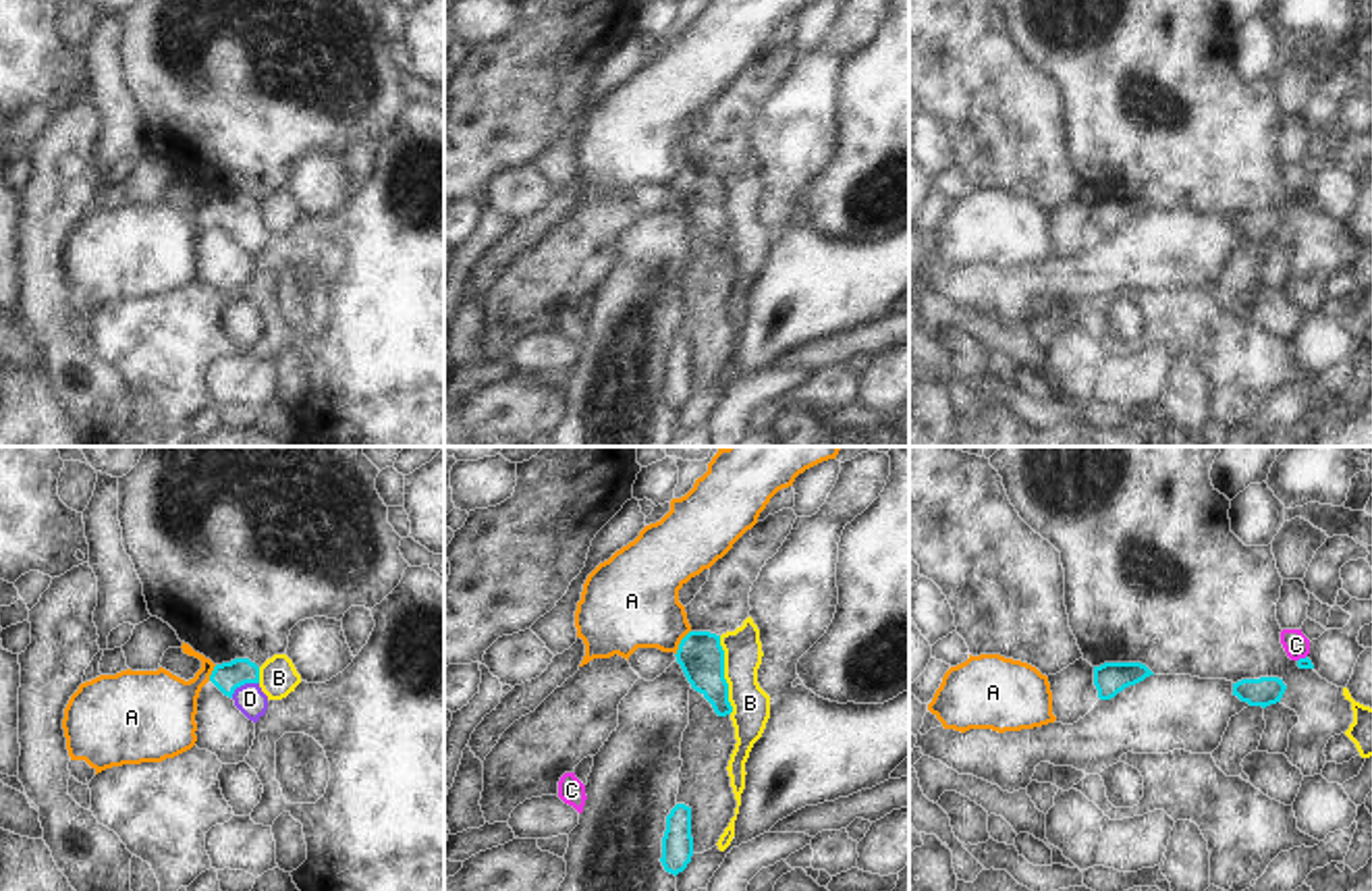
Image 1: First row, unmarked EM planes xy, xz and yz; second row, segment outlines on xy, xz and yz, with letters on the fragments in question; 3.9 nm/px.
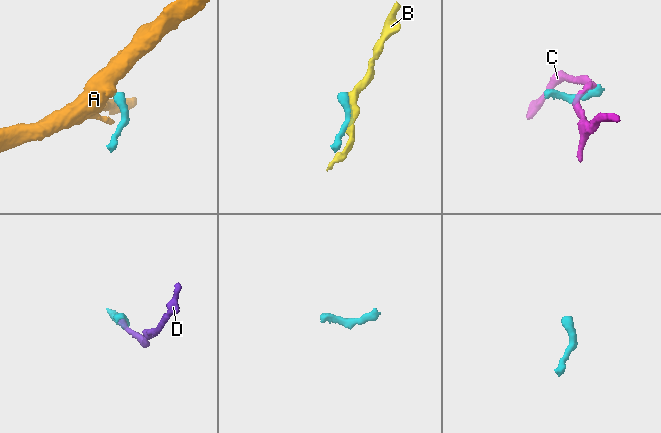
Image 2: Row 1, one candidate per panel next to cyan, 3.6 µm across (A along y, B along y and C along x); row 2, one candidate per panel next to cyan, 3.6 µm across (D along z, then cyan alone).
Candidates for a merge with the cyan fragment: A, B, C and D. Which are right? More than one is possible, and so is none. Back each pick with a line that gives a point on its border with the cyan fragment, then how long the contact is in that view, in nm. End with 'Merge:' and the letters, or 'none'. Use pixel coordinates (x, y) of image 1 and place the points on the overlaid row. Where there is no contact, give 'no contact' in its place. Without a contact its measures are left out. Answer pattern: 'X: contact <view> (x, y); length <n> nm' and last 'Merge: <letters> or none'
D: contact xy (243, 684); length 130 nm
Merge: D

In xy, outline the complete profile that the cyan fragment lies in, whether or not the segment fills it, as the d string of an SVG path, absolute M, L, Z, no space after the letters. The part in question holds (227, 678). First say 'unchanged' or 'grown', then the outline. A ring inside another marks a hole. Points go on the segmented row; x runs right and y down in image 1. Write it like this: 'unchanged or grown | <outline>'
grown | M249 658L216 665L210 681L253 723L268 710L268 696L259 687L259 667Z

